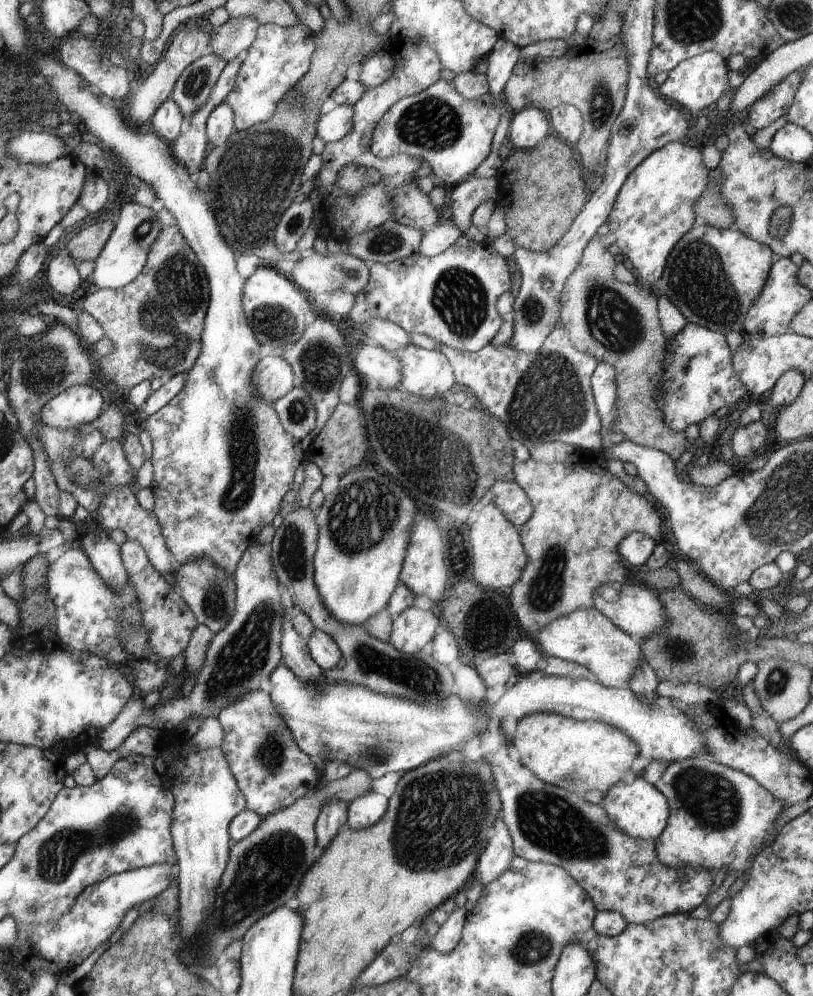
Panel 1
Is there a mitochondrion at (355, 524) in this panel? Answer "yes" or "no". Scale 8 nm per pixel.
yes

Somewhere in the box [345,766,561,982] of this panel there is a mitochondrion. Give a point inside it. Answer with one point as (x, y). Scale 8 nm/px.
(532, 948)

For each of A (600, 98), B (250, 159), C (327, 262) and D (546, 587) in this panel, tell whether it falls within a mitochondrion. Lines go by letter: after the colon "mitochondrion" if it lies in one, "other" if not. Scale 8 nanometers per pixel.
A: mitochondrion
B: mitochondrion
C: other
D: mitochondrion

